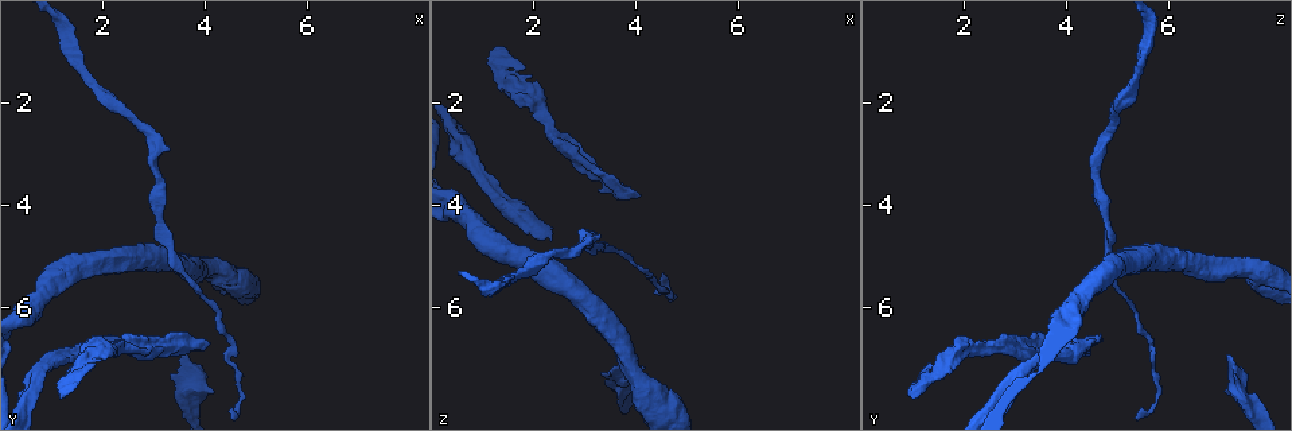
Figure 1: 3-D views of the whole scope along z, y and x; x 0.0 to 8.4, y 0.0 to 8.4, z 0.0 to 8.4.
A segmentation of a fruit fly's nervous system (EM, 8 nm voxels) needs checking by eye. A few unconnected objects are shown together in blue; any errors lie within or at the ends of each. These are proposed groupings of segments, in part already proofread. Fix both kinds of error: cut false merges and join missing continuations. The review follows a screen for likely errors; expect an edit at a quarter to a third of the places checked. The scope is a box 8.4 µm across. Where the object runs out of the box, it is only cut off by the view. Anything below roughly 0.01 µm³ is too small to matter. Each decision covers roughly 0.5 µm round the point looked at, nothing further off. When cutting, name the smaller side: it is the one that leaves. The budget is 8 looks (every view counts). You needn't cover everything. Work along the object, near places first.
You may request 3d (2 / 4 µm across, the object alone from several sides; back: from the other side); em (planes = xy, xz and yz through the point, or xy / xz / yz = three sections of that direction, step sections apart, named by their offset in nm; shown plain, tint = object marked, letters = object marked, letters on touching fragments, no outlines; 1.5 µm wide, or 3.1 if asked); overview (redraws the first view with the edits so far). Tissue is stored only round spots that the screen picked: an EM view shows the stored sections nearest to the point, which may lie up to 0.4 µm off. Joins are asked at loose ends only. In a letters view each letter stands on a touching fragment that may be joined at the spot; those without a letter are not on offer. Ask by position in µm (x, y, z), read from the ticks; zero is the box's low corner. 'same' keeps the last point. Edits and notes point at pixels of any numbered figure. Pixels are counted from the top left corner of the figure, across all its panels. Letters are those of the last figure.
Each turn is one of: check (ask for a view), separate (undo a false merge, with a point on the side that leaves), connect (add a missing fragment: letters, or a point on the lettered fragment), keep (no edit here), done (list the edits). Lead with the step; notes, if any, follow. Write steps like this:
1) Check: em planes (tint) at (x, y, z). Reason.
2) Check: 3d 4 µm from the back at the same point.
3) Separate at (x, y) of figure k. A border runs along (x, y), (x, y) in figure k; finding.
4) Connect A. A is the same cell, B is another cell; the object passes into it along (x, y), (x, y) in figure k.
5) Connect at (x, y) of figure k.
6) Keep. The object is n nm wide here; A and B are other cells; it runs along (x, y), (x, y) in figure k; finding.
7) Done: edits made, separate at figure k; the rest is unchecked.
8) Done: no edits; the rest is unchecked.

Check: 3d 4 µm at (4.05, 6.65, 3.80). An open end.

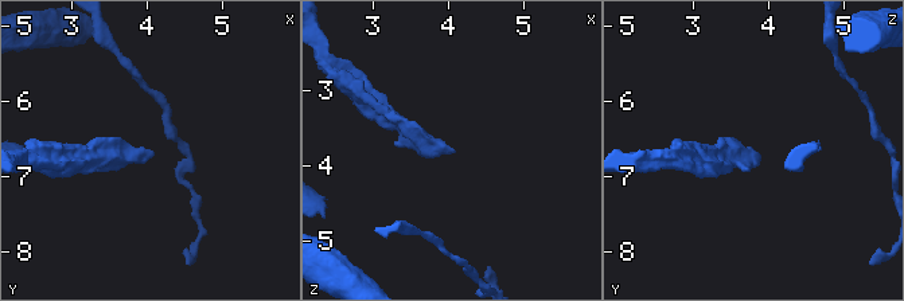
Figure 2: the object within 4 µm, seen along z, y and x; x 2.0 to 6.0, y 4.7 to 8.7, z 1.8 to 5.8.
Check: em xy step 4 (letters) at (4.15, 6.65, 3.80).

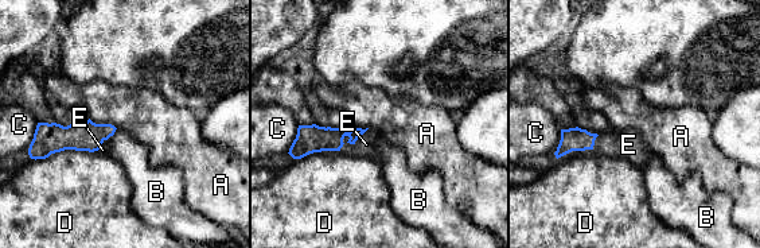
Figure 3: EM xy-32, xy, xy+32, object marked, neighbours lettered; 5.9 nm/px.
Check: em planes (letters) at the same point. Another direction.

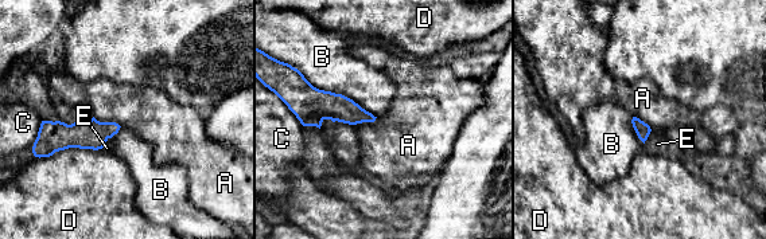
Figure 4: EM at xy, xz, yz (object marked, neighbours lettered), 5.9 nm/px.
Connect E. E is the same cell, A, B, C and D are other cells; the object passes into it along (642, 129), (648, 136), (657, 144) in figure 4; it goes on there.

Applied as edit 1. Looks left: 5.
Check: overview.

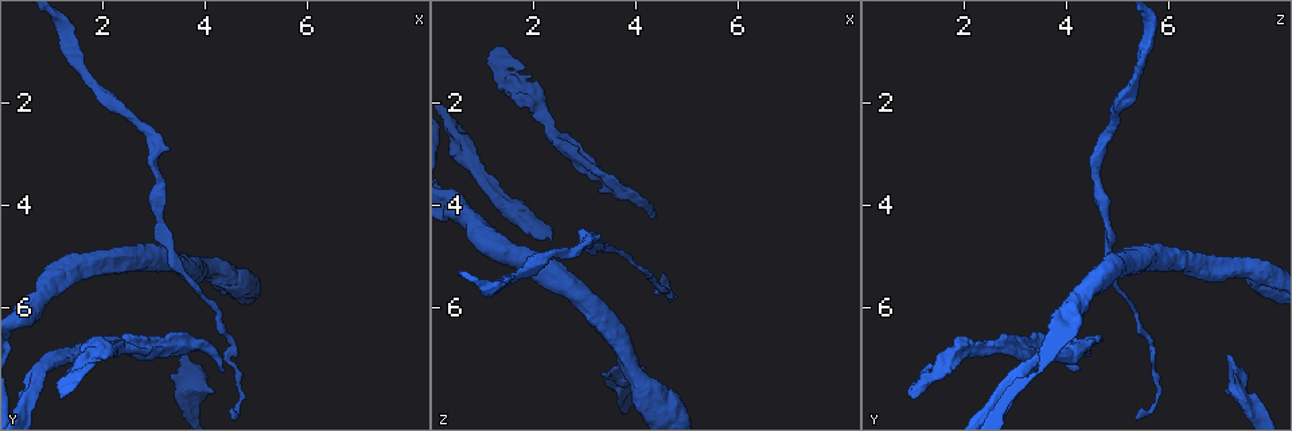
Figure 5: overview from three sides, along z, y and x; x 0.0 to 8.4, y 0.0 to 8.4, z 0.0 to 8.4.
Check: em yz step 4 (tint) at (1.15, 7.80, 1.05). An open end.

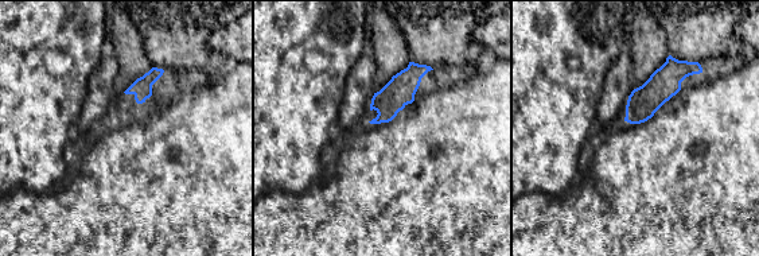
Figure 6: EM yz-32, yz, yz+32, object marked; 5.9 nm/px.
Check: em planes (letters) at the same point. Another direction.

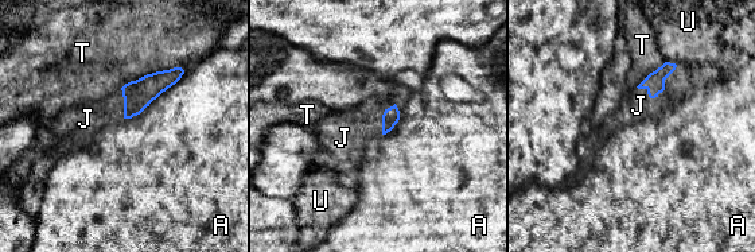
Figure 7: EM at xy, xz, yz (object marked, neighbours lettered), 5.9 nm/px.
Connect J. The longest contact is with A, 460 nm; J is the same cell, A, T and U are other cells; the object passes into it along (654, 82), (661, 92), (638, 105) in figure 7; it goes on there.

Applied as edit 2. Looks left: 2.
Done: edits made, connect at figure 4, connect at figure 7; the rest is unchecked.

